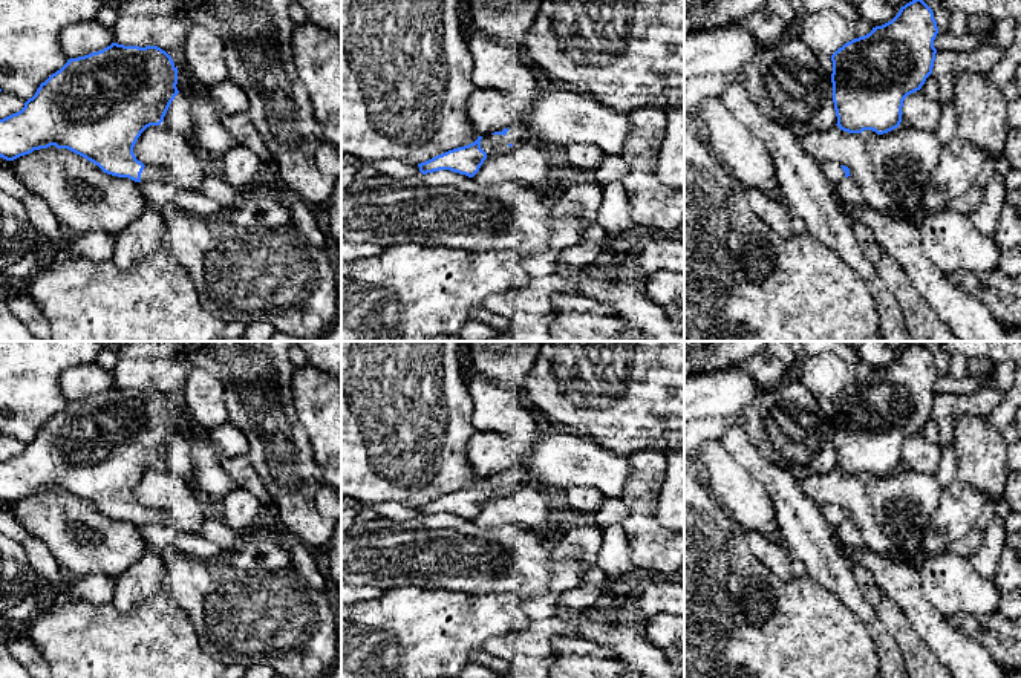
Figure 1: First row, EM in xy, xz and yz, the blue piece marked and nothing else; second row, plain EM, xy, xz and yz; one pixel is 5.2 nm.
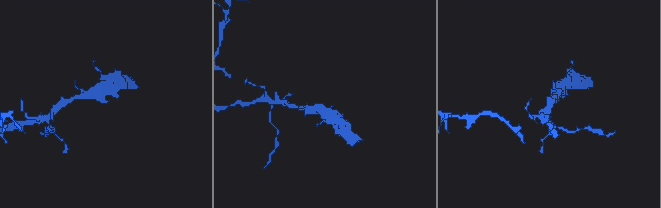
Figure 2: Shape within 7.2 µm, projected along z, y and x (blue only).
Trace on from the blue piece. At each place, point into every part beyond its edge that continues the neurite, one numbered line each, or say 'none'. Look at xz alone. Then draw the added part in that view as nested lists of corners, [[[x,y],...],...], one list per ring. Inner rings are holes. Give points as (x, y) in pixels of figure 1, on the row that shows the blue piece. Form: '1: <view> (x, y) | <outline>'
1: xz (519, 130) | [[[517,119],[510,125],[507,135],[487,135],[481,139],[481,148],[490,155],[496,150],[505,148],[510,144],[516,144],[520,141],[536,142],[534,135],[531,133],[528,124],[524,119]]]

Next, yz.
1: yz (833, 172) | [[[827,161],[820,164],[820,167],[828,182],[833,184],[834,187],[845,178],[845,171],[837,162]]]

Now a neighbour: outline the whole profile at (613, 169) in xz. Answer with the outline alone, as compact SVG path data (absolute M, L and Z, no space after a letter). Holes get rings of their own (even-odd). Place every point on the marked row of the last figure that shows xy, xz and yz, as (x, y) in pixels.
M620 155L605 156L602 164L592 173L602 185L620 182L628 174L628 165Z

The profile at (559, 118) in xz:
M540 87L533 109L520 116L536 144L560 158L571 144L594 145L605 156L620 155L631 118L594 101L586 93Z

